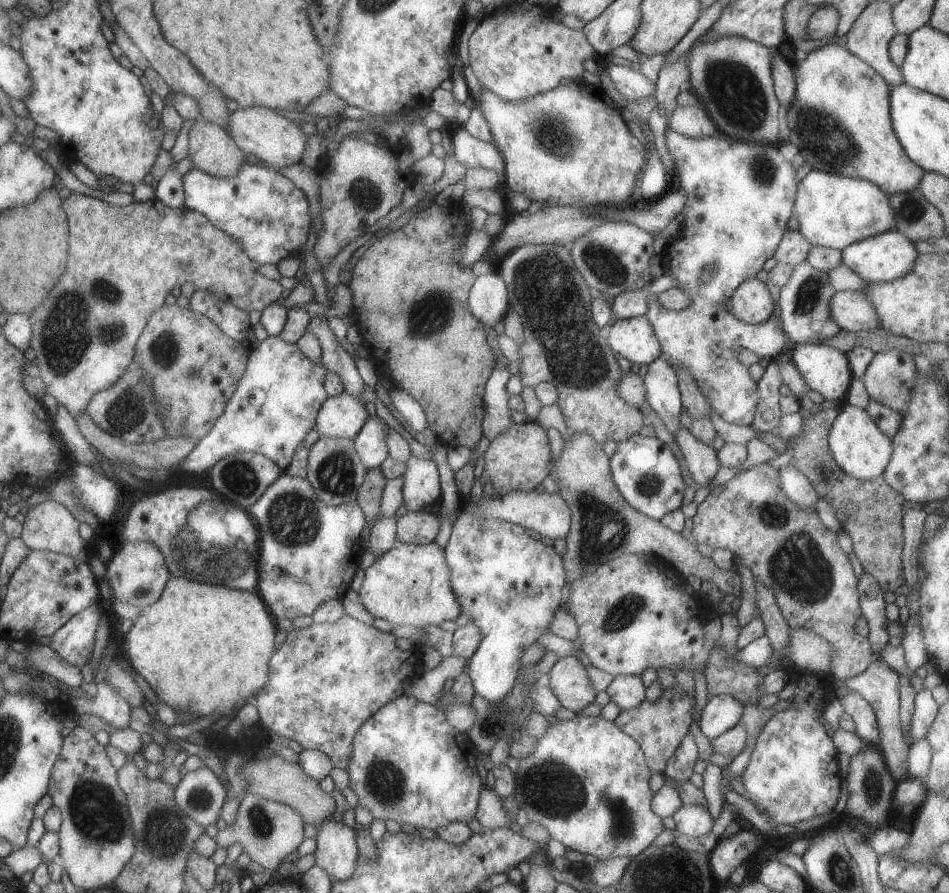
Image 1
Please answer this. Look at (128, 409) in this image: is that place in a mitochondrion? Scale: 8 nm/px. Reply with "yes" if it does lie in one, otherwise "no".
yes

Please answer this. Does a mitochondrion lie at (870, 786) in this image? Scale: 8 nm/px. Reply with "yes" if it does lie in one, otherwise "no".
yes

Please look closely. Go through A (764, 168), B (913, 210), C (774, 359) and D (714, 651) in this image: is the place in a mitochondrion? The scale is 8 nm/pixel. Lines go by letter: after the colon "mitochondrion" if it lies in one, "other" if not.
A: mitochondrion
B: mitochondrion
C: other
D: other

